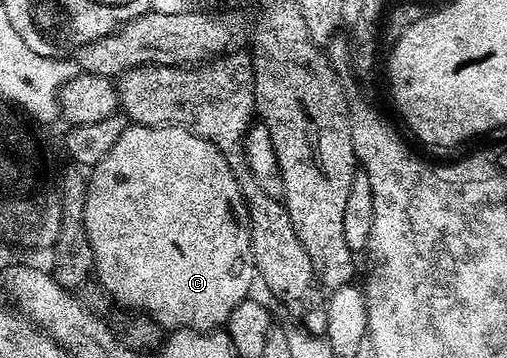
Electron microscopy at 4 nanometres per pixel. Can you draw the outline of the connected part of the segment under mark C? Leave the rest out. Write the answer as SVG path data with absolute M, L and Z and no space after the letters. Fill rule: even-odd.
M128 125L116 145L108 149L108 157L100 161L89 172L84 201L84 225L88 233L88 241L94 254L94 270L98 282L108 289L111 300L127 309L143 311L152 317L164 329L189 329L191 331L217 331L232 317L232 309L240 305L251 294L250 286L256 283L254 254L250 240L250 218L246 215L246 202L242 199L242 191L238 187L238 178L228 165L225 155L218 150L215 143L204 137L193 135L183 127L139 127Z

